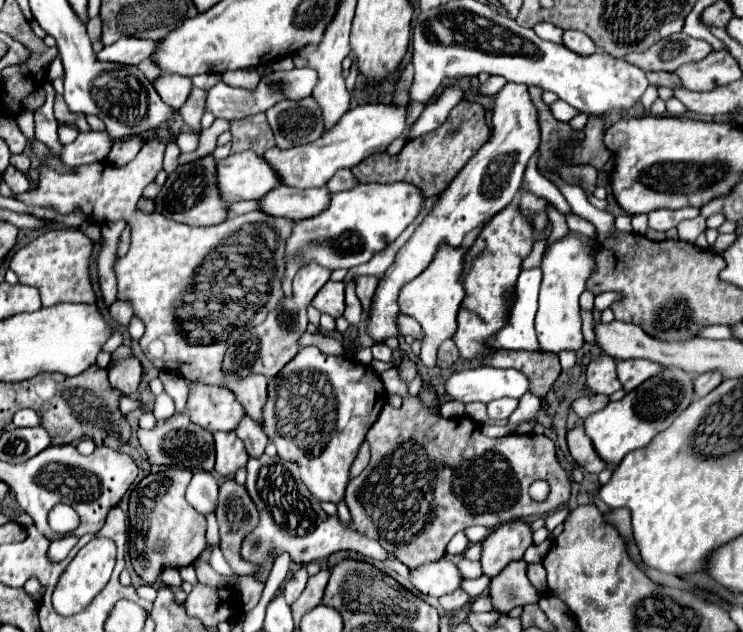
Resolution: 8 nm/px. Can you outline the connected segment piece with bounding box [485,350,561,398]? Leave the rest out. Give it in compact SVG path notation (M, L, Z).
M497 350L489 360L485 360L487 366L497 368L515 368L519 372L525 372L529 376L529 392L543 398L553 382L561 374L559 358L557 354L537 354L537 352L525 352L525 350Z

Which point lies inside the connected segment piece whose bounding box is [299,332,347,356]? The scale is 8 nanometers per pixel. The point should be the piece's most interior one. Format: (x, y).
(328, 344)

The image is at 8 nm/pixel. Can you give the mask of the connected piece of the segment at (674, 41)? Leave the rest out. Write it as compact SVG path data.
M677 32L659 40L643 54L629 54L625 60L641 70L665 70L673 72L685 62L697 62L705 58L711 50L711 44L705 40L697 40L687 36L685 32Z

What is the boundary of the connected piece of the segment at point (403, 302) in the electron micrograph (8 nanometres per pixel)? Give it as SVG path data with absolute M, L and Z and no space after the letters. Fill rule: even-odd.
M441 244L441 248L437 248L431 264L417 278L413 278L409 284L405 284L399 292L399 310L403 314L417 318L425 336L431 338L433 362L437 358L439 346L447 338L451 338L453 332L457 330L455 318L457 318L459 304L465 296L465 288L461 282L461 276L465 272L465 254L467 254L467 248L463 248L463 246L451 248L449 244Z

